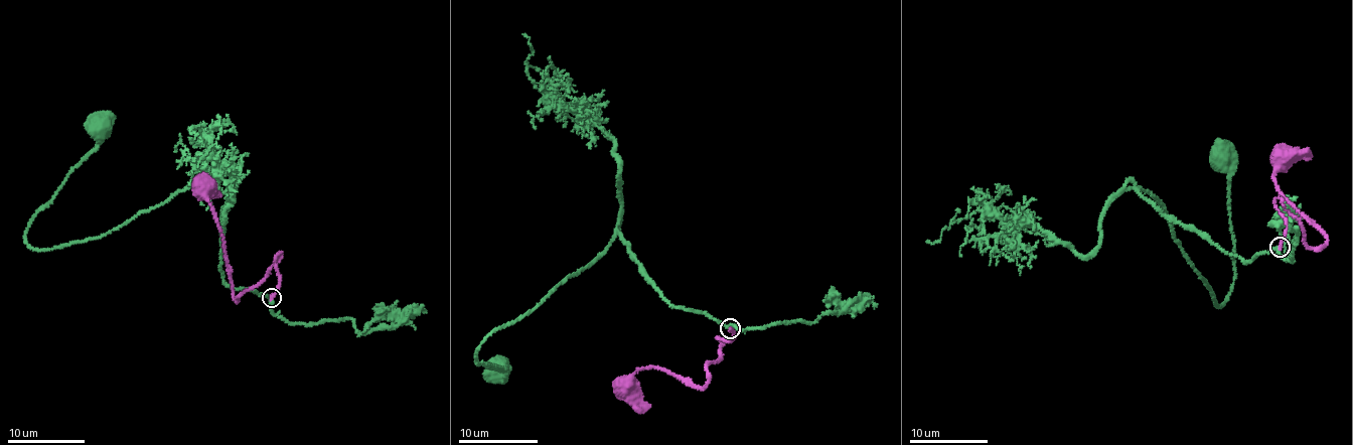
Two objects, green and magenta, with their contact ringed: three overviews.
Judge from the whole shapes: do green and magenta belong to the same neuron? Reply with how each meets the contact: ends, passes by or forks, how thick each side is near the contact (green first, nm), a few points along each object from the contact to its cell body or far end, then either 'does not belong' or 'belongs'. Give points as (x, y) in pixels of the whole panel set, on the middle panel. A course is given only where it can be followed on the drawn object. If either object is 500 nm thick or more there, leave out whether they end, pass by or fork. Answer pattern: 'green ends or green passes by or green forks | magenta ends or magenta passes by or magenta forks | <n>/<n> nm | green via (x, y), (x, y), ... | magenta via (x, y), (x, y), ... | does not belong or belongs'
green passes by | magenta ends | 260/280 nm | green via (730, 327), (667, 302), (617, 234), (536, 306), (483, 340), (475, 362), (505, 374), (498, 378), (496, 373) | magenta via (730, 327), (703, 389), (638, 371), (631, 386), (643, 413) | does not belong

